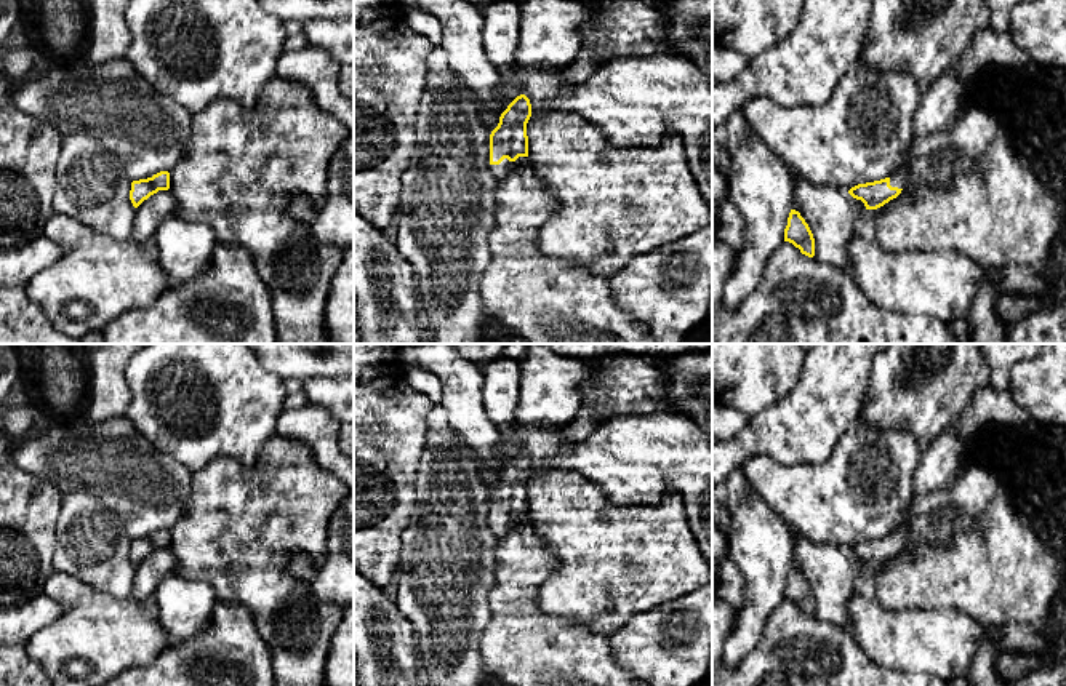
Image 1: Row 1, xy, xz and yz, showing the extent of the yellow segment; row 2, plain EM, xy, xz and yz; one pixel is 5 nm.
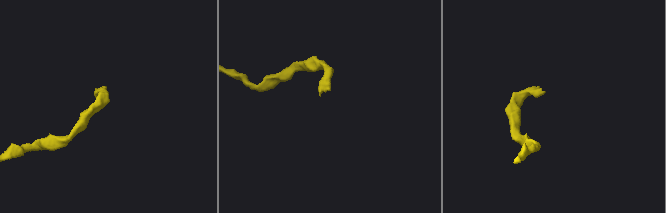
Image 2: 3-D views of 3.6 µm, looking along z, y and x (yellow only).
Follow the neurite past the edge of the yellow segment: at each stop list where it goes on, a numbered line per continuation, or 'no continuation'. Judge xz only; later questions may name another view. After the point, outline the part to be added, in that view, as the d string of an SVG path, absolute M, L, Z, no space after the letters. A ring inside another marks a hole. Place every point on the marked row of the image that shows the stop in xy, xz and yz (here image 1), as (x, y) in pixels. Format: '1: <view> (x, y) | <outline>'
1: xz (501, 170) | M519 157L515 162L504 158L499 165L490 165L491 173L498 181L504 179L512 170L522 166L528 157Z

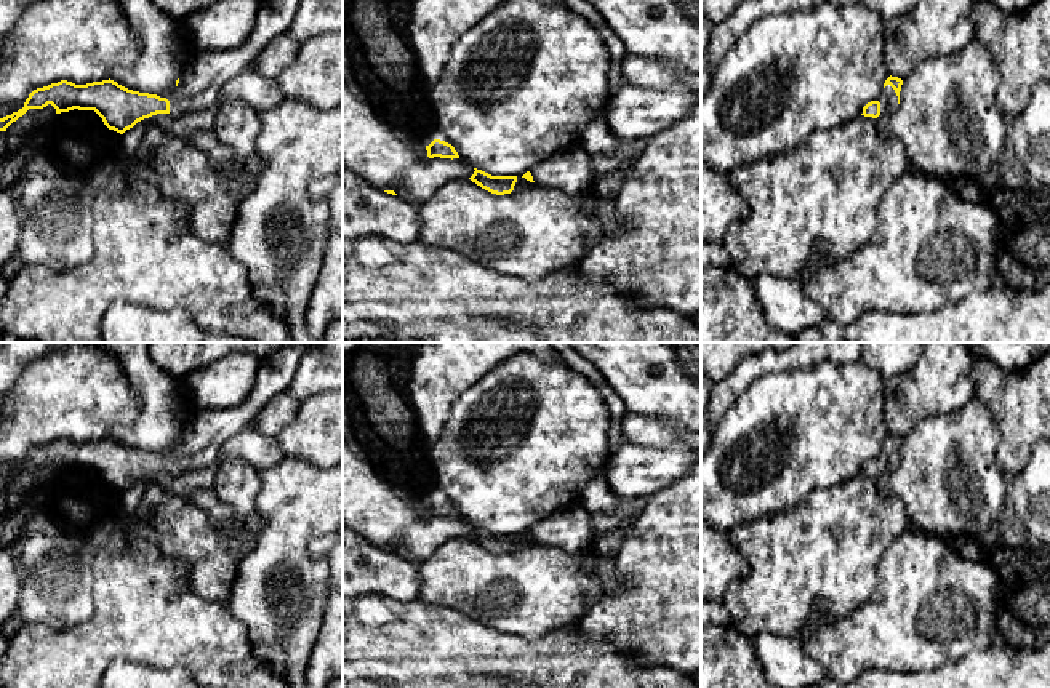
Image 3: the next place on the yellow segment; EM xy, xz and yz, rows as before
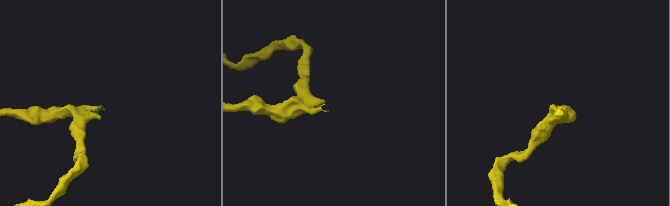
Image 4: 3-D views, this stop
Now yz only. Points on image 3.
1: yz (889, 101) | M887 85L882 90L879 102L880 102L880 114L892 114L898 107L898 96L890 85Z

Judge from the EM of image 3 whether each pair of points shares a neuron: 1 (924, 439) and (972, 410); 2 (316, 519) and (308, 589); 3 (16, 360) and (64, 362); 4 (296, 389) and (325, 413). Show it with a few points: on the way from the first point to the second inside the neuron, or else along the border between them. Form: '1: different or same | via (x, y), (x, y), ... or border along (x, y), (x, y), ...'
1: same | via (935, 439), (943, 439), (961, 421)
2: same | via (301, 536), (301, 572)
3: different | border along (37, 359), (16, 381)
4: different | border along (325, 391), (314, 392), (300, 402)

